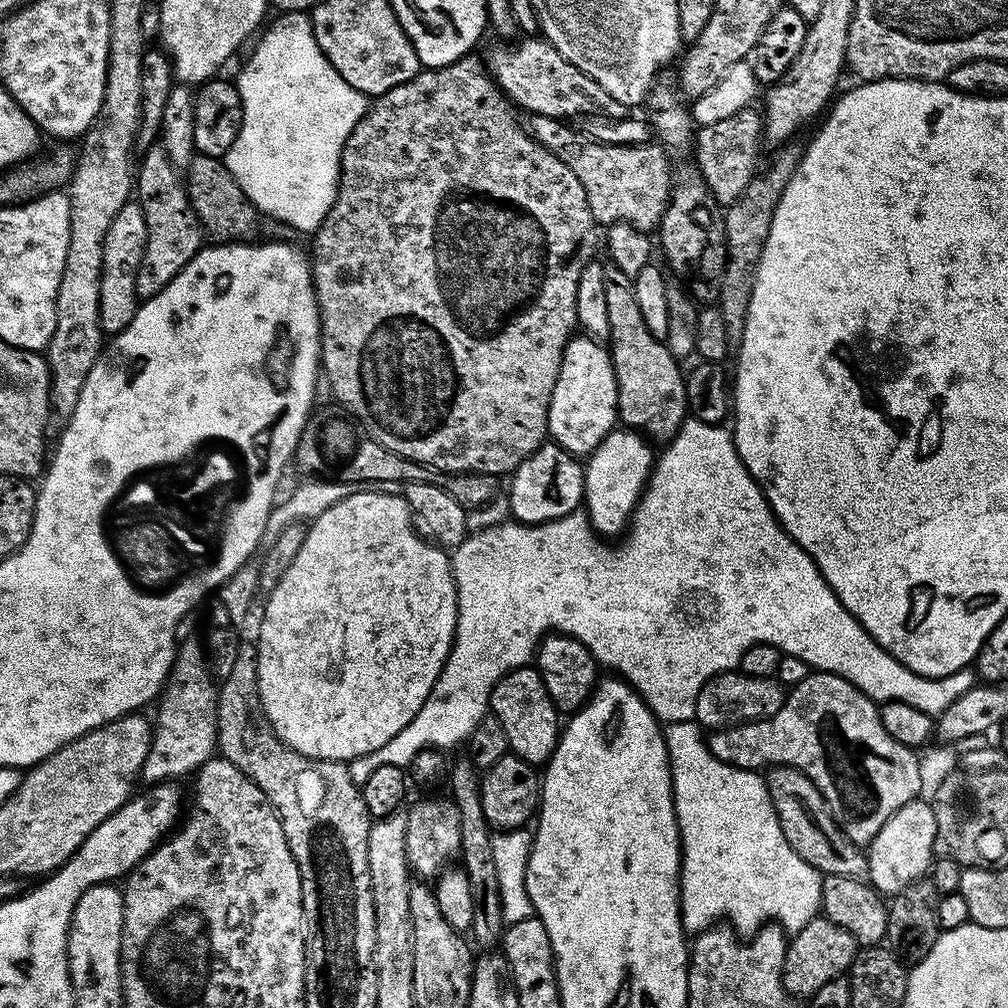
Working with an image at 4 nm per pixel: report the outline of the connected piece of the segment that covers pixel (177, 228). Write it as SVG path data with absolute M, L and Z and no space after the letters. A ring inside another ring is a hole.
M152 146L144 157L138 160L138 175L134 188L140 197L138 203L146 218L146 246L140 269L136 275L137 297L157 296L174 277L195 258L202 247L200 219L192 208L192 201L185 185L176 177L177 165L168 158L163 147Z

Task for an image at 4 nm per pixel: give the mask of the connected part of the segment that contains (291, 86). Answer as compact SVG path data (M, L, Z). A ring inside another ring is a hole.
M289 12L286 20L288 24L274 25L261 38L248 65L241 70L240 77L235 77L244 117L236 141L226 153L226 163L228 172L248 195L248 201L257 212L265 217L273 216L300 232L312 234L324 223L336 203L340 158L349 136L366 115L366 97L363 92L354 90L350 82L343 80L338 70L334 70L331 62L324 57L305 13Z

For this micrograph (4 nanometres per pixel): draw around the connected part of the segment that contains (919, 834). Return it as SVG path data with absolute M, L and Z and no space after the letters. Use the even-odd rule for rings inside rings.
M917 798L906 802L902 810L886 818L886 826L878 830L871 842L866 845L868 857L867 879L881 894L895 894L916 880L925 879L934 863L936 846L936 823L934 810L927 799Z

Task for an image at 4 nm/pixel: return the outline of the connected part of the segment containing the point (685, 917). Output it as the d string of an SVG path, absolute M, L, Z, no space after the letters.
M695 720L667 725L664 741L672 764L672 797L680 827L680 920L685 933L699 934L727 922L747 938L765 924L775 922L785 933L794 934L821 915L822 873L798 858L794 846L786 842L765 777L751 768L738 768L714 758Z

